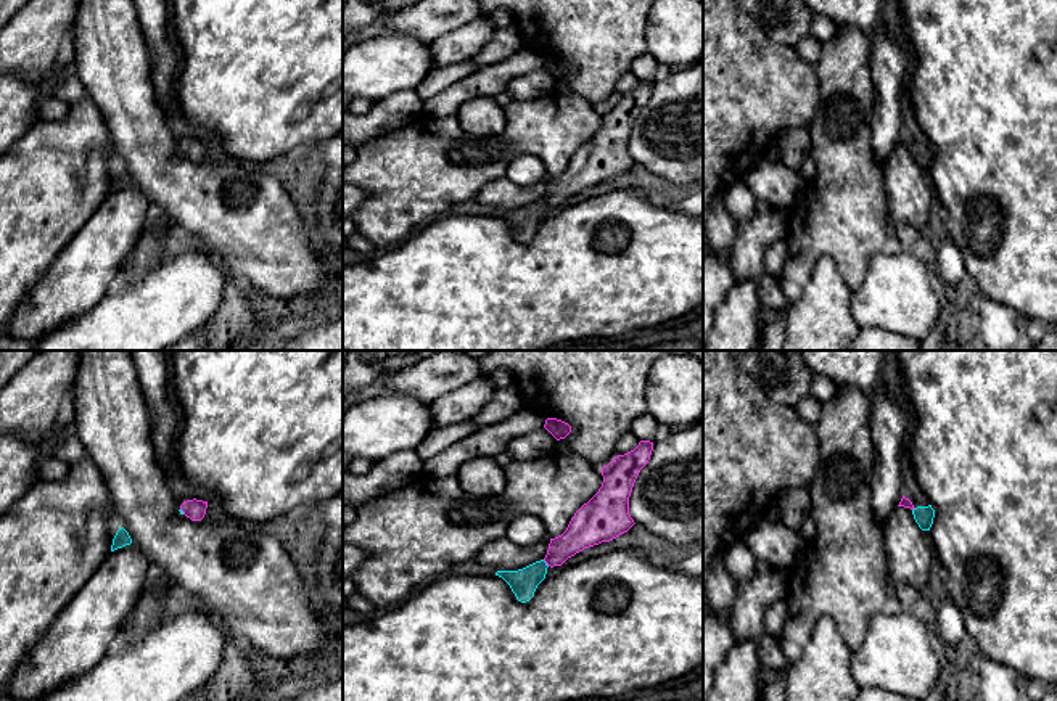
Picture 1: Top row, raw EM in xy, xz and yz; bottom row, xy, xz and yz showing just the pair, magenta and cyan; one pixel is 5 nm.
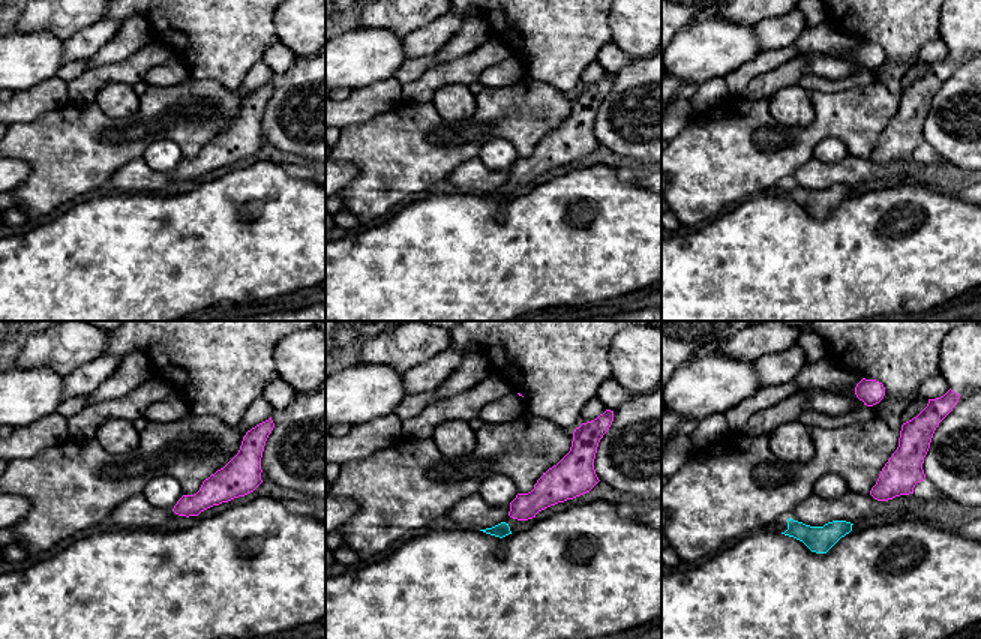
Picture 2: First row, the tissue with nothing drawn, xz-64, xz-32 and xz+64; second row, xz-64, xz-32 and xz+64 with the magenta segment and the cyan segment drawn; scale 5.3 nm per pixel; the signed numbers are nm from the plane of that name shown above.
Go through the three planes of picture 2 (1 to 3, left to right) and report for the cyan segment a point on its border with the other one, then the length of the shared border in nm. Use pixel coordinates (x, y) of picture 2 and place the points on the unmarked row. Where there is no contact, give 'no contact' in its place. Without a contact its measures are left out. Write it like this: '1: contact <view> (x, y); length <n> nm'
1: no contact
2: no contact
3: no contact

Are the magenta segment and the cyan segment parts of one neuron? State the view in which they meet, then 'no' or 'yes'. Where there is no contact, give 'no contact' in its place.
meets magenta in xz; yes

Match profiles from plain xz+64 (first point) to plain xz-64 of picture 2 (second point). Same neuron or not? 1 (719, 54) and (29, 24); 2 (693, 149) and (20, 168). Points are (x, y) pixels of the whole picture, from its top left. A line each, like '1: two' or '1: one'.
1: two
2: two

